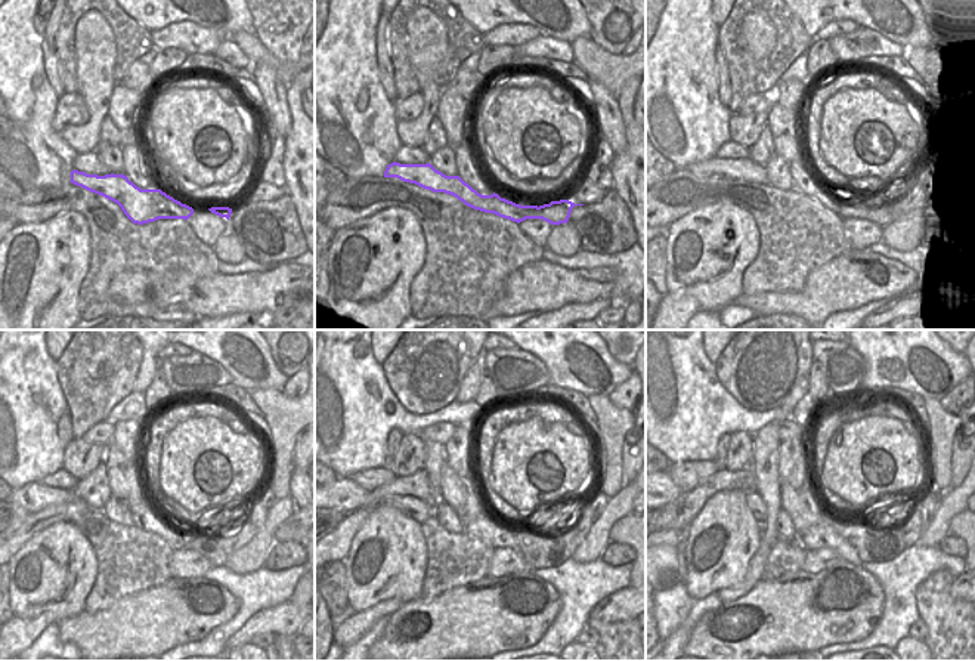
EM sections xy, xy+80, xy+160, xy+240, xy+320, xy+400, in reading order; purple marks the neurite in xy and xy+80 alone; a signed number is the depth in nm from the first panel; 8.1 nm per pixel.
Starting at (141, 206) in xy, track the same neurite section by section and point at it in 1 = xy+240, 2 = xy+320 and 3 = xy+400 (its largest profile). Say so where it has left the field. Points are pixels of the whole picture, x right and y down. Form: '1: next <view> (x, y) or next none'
1: next xy+240 (33, 497)
2: next xy+320 (346, 494)
3: next xy+400 (675, 491)

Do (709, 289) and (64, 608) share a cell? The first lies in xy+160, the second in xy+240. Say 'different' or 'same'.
same

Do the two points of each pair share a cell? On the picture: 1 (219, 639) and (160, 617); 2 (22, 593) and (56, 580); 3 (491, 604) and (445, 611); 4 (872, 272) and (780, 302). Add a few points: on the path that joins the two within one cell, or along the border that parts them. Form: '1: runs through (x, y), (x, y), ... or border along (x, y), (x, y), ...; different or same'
1: border along (235, 614), (203, 638), (176, 645); different
2: runs through (31, 593), (48, 580); same
3: runs through (479, 611), (457, 611); same
4: runs through (850, 280), (828, 289), (814, 302), (802, 302); same

